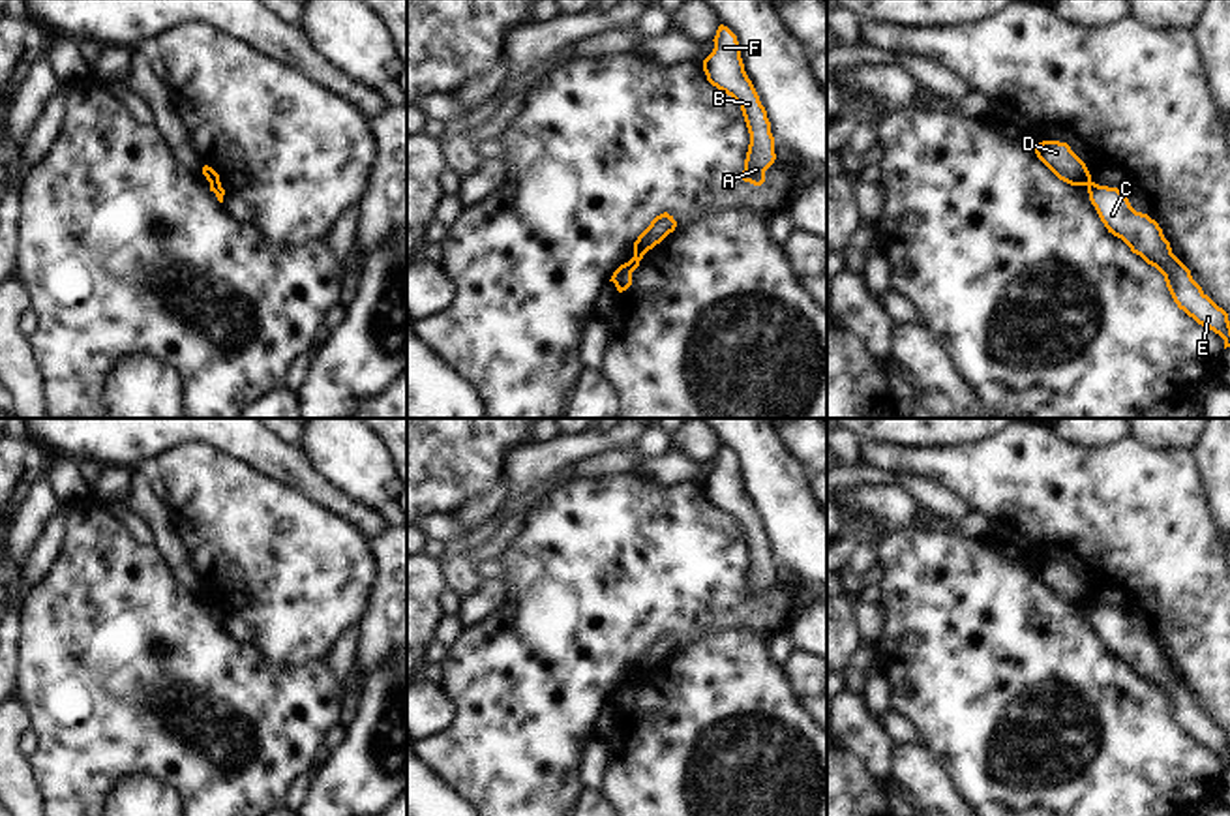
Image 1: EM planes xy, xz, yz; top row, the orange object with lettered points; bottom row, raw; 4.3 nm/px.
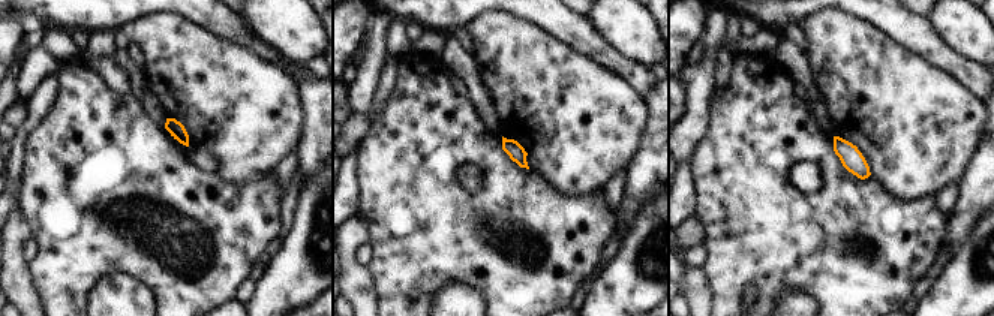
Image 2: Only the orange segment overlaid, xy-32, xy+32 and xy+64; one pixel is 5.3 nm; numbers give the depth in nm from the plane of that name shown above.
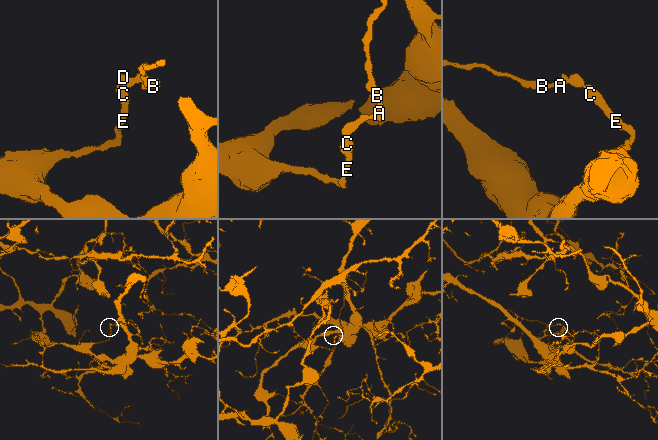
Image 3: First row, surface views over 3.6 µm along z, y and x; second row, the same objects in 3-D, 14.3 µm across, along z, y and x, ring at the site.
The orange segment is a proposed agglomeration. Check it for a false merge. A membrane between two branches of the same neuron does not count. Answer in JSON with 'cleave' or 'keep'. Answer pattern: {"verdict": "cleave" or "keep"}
{"verdict": "cleave"}

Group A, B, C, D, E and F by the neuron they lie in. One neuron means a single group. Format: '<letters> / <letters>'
A B D F / C E

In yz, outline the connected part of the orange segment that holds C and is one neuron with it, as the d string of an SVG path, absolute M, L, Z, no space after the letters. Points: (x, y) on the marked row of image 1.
M1089 182L1088 193L1108 233L1121 238L1132 253L1164 276L1178 308L1219 334L1224 340L1224 349L1230 347L1228 313L1202 291L1191 270L1172 253L1159 223L1148 214L1136 212L1118 188Z

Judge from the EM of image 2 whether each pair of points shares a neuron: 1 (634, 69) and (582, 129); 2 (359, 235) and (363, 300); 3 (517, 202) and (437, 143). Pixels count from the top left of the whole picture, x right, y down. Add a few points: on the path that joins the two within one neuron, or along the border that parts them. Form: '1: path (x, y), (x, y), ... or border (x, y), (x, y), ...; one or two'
1: border (594, 62), (615, 72), (639, 96); two
2: path (350, 252), (350, 271), (354, 283); one
3: path (502, 181), (464, 143), (458, 143); one

